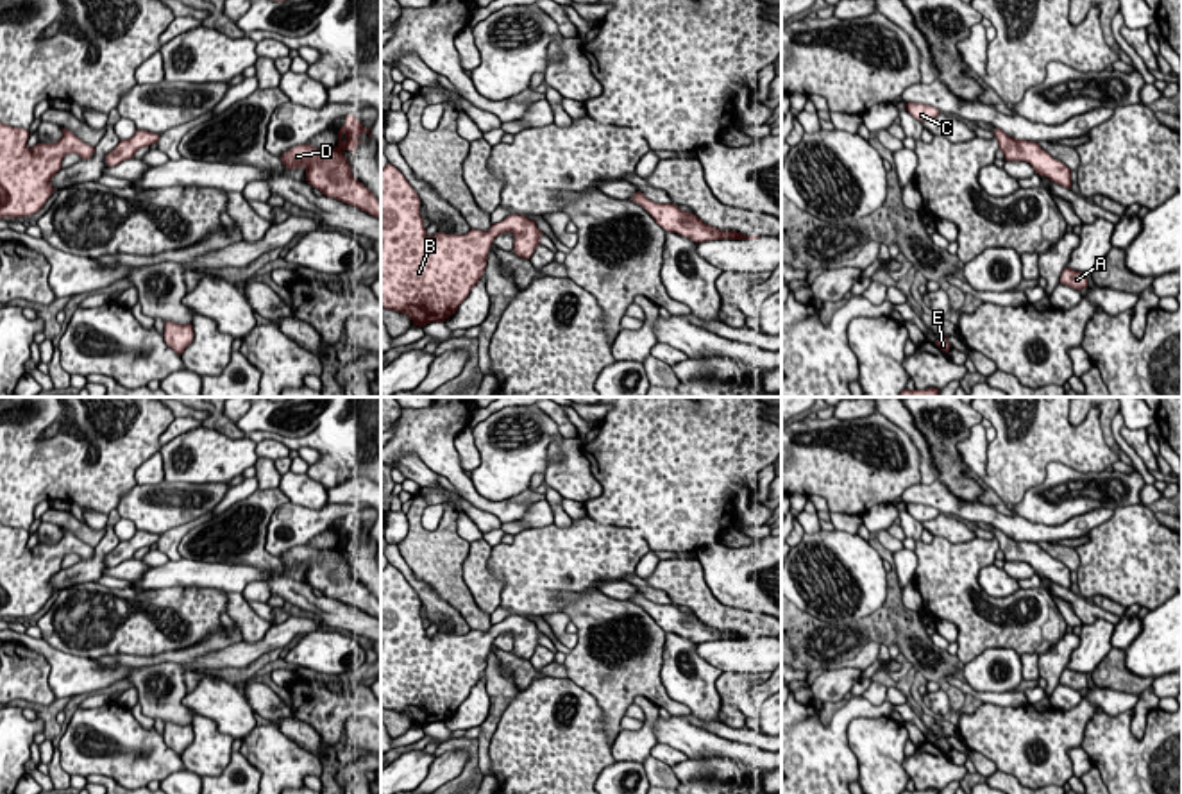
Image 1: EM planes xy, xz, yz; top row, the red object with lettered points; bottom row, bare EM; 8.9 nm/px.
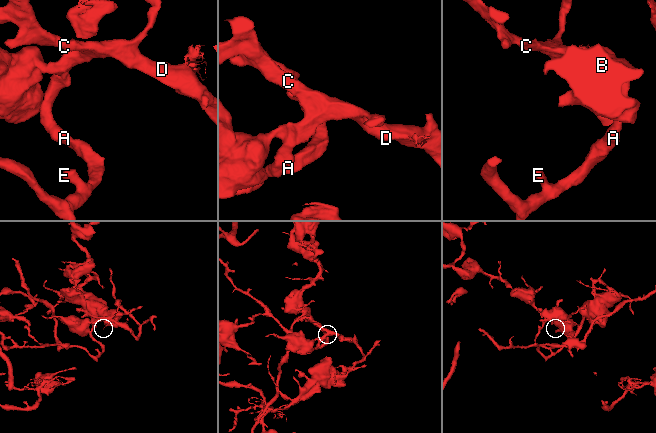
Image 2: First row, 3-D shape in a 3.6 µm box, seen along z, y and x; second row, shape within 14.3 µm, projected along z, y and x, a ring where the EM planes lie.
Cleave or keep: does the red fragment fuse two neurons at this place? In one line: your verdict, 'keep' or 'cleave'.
keep

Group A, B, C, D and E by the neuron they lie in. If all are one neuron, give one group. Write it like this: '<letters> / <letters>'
A B C D E

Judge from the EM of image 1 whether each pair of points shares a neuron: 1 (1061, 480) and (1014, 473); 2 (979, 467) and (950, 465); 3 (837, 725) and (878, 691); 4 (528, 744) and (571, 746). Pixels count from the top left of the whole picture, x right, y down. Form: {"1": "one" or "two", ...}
{"1": "two", "2": "two", "3": "two", "4": "one"}

